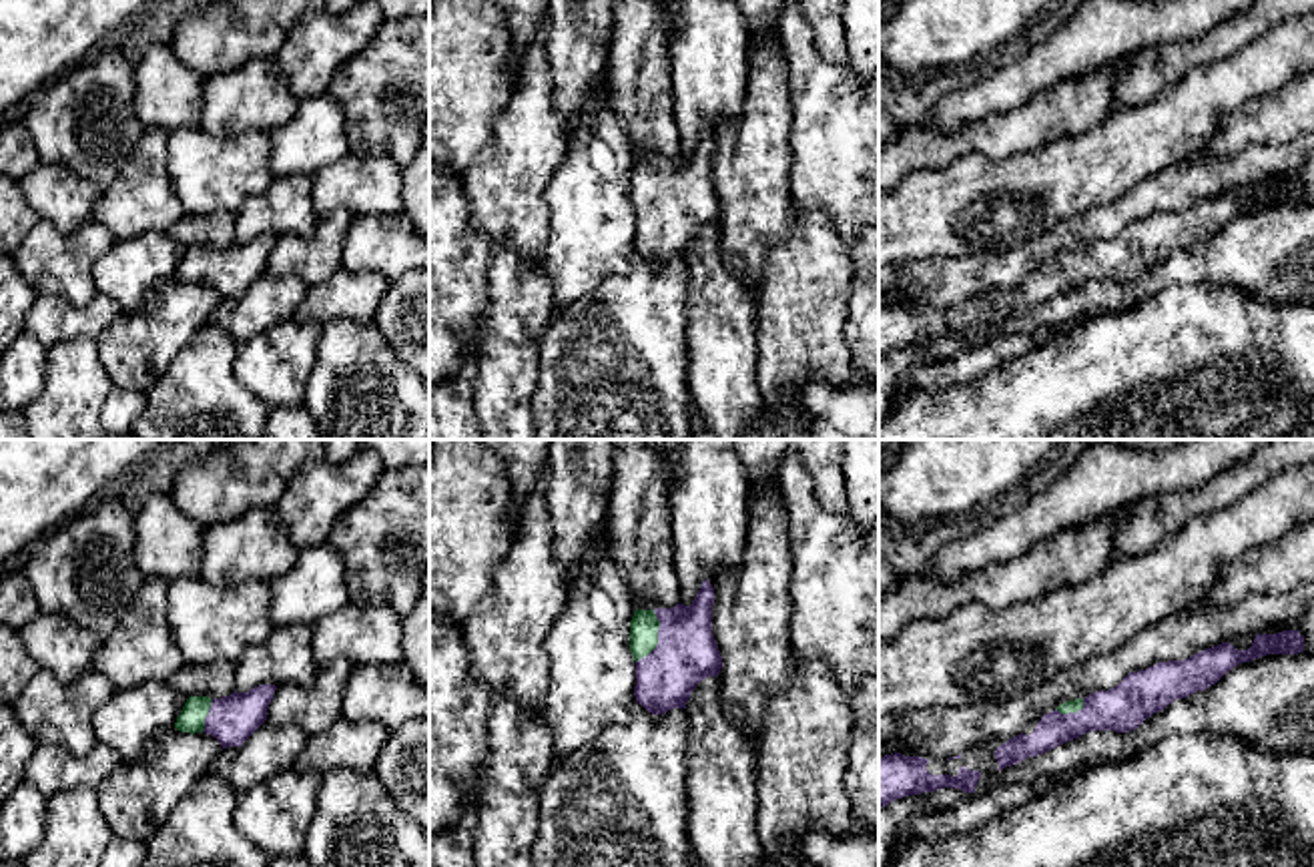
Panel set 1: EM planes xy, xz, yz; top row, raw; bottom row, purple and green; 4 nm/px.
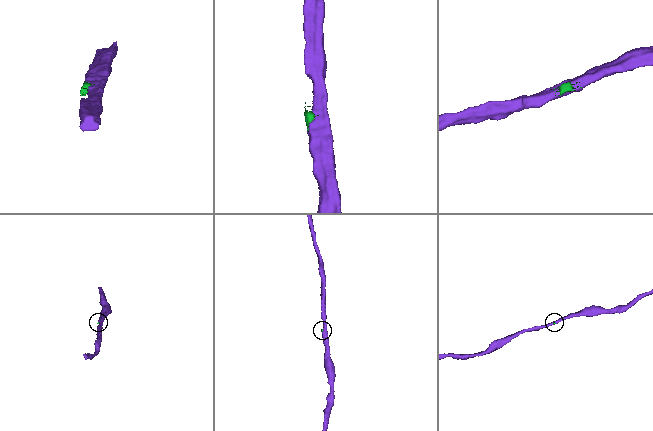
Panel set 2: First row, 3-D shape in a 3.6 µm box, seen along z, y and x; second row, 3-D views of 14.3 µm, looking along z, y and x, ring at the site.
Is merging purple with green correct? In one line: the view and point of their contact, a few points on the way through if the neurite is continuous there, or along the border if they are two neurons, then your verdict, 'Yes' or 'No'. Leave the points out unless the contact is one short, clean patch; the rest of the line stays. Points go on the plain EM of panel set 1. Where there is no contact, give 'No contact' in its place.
Touches purple at xz (659, 189). Path across: xz (687, 203), (659, 189), (644, 175). Yes

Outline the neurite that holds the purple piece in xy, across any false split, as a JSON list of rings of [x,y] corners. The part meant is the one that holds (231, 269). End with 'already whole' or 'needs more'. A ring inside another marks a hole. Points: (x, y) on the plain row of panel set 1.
[[[259,235],[223,249],[189,247],[175,279],[191,285],[207,283],[223,299],[241,297],[267,271],[275,241],[275,235]]]; needs more

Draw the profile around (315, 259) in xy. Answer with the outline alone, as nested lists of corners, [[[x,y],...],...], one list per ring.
[[[337,209],[315,225],[307,239],[277,235],[267,259],[273,277],[299,277],[307,287],[327,283],[343,267],[343,243],[351,223],[347,209]]]

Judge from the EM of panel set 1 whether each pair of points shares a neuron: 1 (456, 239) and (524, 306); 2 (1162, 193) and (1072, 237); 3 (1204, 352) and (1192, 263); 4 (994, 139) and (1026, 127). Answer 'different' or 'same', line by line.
1: different
2: same
3: different
4: same

